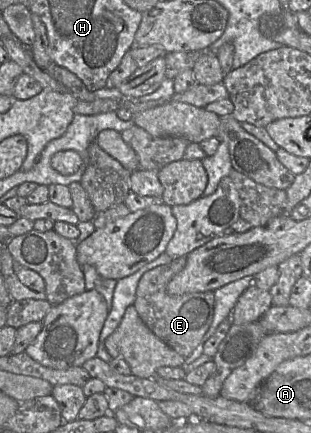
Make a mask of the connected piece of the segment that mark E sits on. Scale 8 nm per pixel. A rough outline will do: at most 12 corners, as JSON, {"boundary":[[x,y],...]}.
{"boundary":[[186,257],[146,272],[134,307],[185,359],[214,317],[214,291],[172,296]]}

